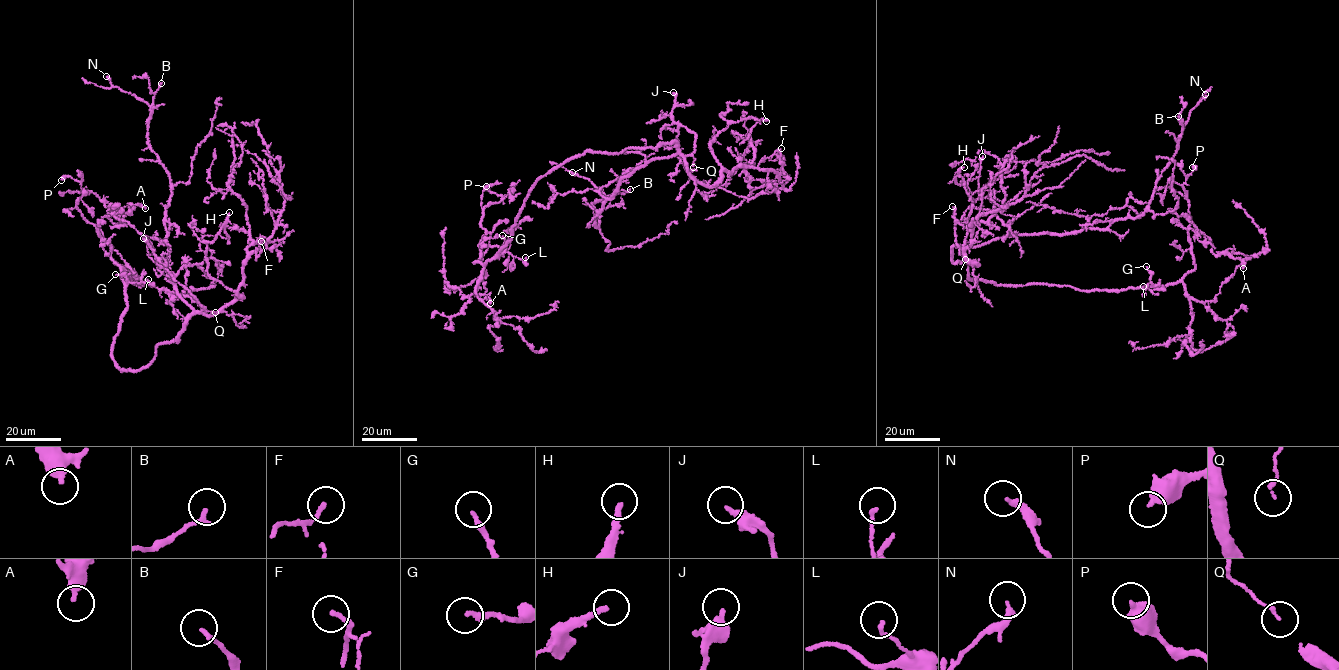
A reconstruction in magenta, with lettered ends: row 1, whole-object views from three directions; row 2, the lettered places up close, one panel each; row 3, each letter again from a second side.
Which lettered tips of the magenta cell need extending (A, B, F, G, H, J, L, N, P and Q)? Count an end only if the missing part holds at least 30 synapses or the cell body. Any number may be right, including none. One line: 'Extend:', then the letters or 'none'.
Extend: H

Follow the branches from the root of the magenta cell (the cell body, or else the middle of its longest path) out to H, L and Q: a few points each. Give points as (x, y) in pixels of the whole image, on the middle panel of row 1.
H: (603, 153), (673, 140), (689, 176), (711, 186), (722, 173), (715, 137), (749, 116), (766, 121)
L: (603, 153), (586, 151), (537, 180), (512, 228), (511, 240), (499, 254), (506, 252), (525, 262), (525, 257)
Q: (603, 153), (617, 154), (629, 148), (655, 149), (665, 142), (673, 140), (679, 152), (692, 154), (693, 167)

